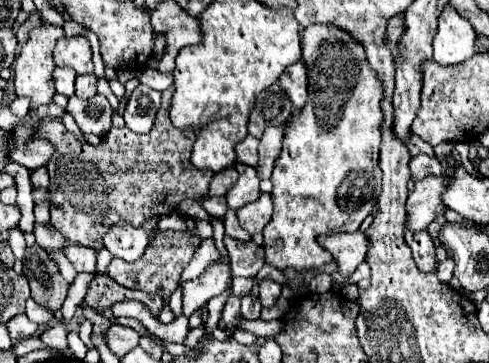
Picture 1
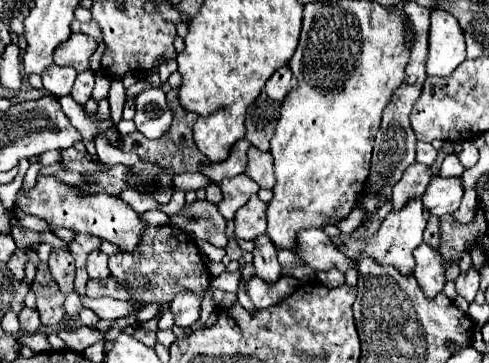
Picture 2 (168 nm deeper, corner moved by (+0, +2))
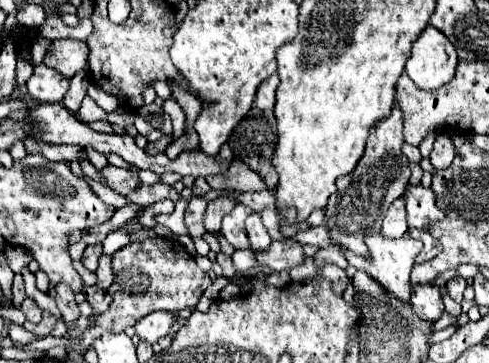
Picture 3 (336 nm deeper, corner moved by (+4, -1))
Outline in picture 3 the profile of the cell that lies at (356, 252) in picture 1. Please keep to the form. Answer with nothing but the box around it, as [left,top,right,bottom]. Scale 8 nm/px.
[257,237,305,271]

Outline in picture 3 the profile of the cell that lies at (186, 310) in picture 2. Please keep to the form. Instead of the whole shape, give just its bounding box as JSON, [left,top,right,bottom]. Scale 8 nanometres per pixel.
[135,311,179,343]

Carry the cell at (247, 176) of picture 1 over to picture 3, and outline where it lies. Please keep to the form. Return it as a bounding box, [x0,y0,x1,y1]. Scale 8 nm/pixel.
[205,197,237,233]

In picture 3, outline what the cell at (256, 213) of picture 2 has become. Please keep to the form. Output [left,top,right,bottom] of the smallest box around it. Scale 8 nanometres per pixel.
[223,203,251,249]

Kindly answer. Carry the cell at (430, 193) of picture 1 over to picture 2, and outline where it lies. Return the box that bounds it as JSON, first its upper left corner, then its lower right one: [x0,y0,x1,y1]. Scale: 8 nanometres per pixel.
[331,200,429,276]

